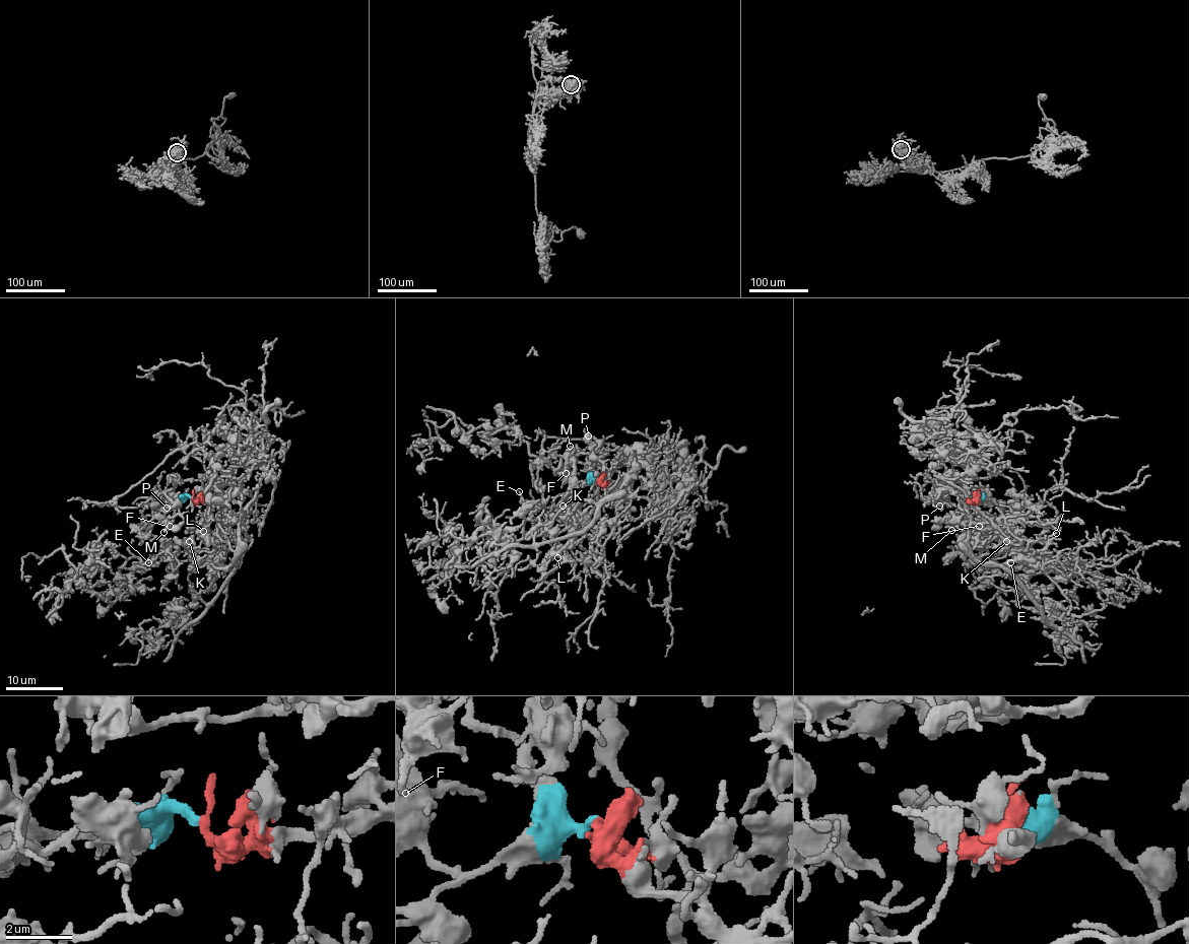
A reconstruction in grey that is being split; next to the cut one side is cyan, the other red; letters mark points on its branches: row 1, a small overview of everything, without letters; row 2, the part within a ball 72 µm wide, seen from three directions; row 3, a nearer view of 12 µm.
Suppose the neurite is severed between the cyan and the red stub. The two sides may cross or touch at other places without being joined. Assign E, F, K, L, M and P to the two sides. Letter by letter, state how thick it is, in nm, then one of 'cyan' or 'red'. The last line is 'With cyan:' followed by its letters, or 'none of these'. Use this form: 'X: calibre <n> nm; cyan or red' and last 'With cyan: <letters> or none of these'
E: calibre 130 nm; red
F: calibre 160 nm; cyan
K: calibre 130 nm; red
L: calibre 150 nm; red
M: calibre 160 nm; cyan
P: calibre 300 nm; cyan
With cyan: F, M, P

